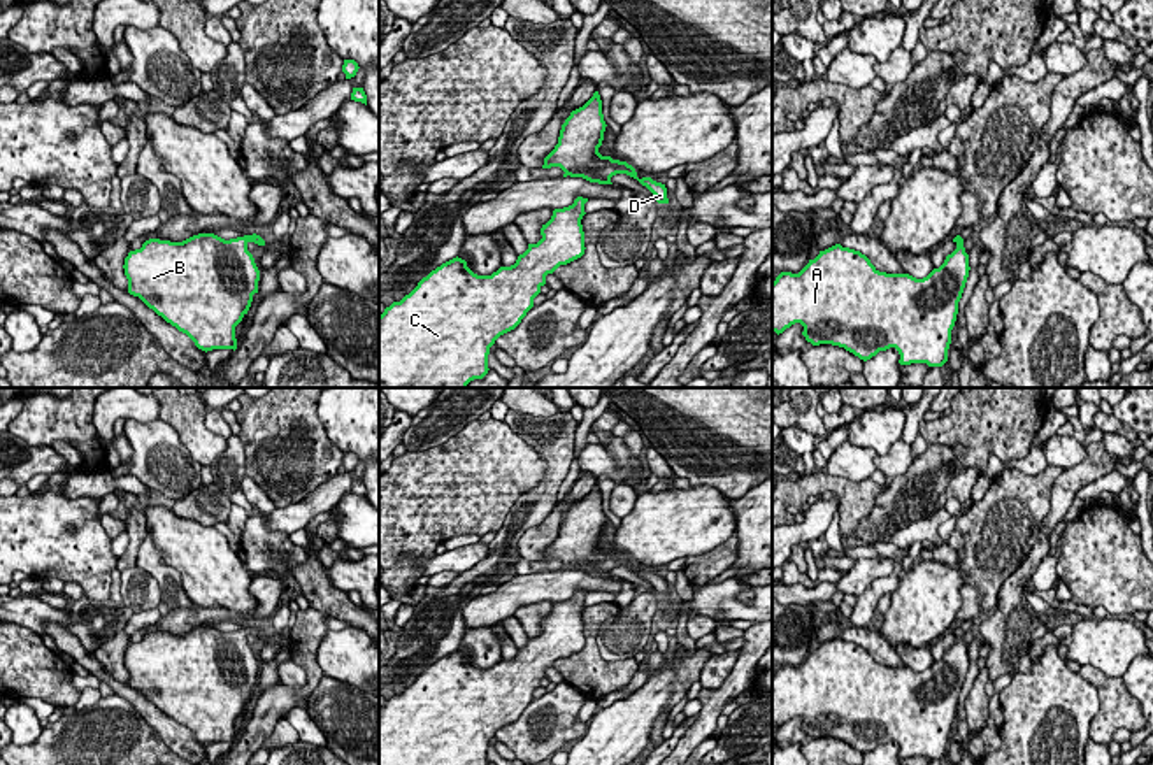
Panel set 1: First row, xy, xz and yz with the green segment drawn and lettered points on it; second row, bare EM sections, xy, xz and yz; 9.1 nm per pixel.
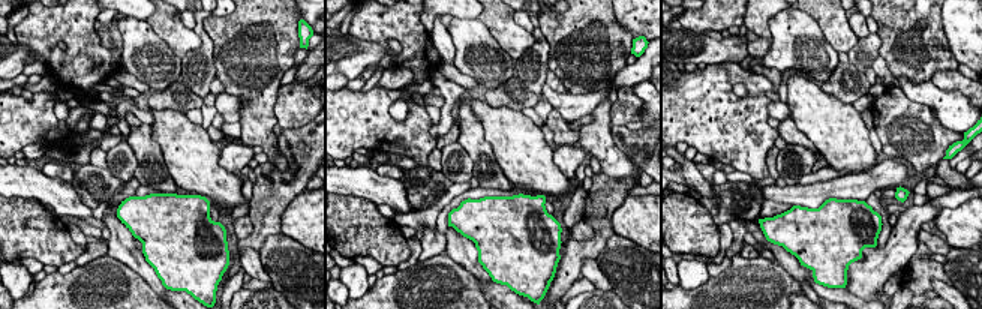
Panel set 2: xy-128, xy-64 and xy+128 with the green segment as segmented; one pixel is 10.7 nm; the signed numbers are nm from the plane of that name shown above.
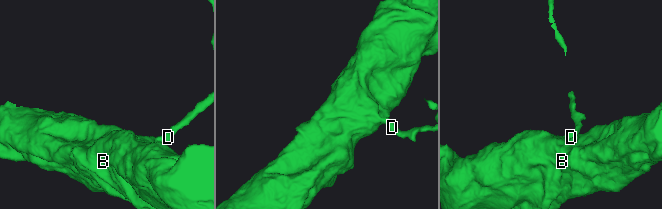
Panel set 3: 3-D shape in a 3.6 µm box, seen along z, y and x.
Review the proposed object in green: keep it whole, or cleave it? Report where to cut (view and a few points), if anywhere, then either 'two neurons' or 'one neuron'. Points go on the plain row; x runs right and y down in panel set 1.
no cut | one neuron

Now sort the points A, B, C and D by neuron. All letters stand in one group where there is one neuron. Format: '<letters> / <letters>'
A B C D

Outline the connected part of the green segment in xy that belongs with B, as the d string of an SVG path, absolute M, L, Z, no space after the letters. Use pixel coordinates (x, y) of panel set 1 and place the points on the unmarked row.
M198 626L183 635L149 632L125 651L128 686L186 726L198 742L235 744L235 719L247 707L260 674L260 663L247 644L249 635L265 639L256 626L230 633L214 626Z

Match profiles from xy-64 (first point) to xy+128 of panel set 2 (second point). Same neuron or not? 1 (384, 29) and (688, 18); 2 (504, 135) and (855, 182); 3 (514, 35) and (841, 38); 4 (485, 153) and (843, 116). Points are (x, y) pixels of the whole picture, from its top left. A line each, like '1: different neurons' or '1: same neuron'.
1: same neuron
2: different neurons
3: same neuron
4: different neurons

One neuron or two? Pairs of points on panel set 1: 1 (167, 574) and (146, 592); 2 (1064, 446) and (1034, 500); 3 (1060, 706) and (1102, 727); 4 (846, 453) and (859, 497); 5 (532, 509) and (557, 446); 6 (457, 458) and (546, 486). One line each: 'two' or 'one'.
1: two
2: two
3: two
4: two
5: one
6: two

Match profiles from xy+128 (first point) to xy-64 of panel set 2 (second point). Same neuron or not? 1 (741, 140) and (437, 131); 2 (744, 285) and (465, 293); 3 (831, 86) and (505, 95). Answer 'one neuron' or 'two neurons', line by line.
1: two neurons
2: one neuron
3: one neuron

